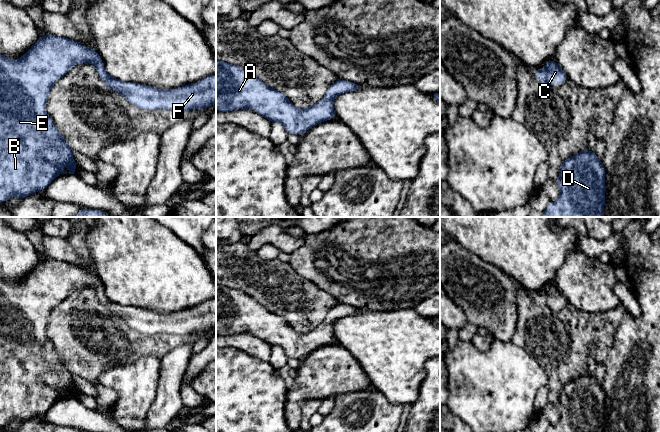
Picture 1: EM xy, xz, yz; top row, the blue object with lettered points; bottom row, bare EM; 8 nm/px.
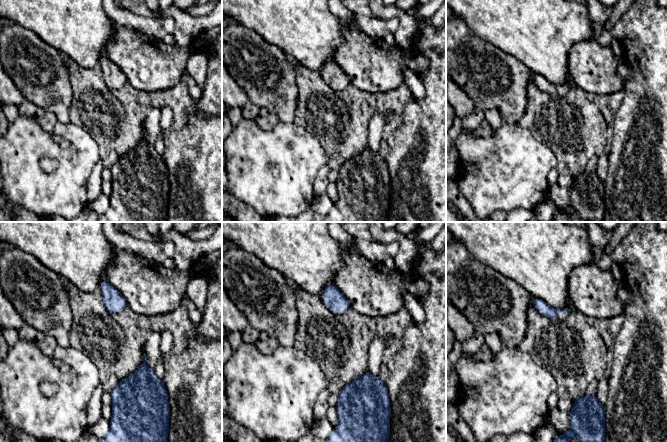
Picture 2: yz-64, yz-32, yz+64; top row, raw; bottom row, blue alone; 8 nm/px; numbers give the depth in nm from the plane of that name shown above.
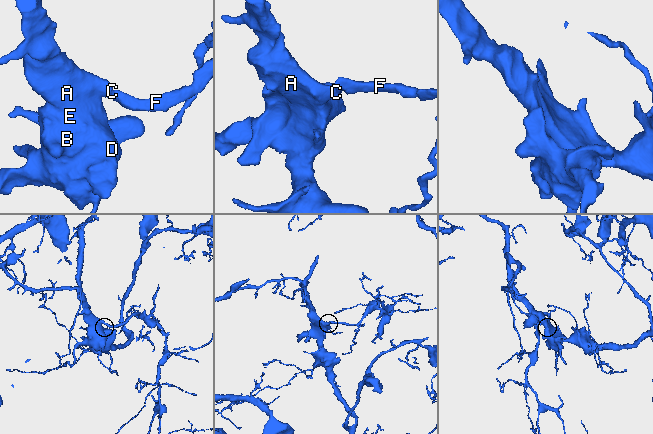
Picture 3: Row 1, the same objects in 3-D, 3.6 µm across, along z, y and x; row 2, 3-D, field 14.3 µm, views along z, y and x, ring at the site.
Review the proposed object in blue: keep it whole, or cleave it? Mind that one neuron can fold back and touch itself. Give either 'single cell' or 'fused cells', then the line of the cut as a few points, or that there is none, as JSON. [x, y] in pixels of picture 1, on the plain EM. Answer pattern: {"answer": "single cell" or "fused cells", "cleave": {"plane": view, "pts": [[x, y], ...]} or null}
{"answer": "single cell", "cleave": null}

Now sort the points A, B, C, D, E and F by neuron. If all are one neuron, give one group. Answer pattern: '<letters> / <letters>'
A B C D E F

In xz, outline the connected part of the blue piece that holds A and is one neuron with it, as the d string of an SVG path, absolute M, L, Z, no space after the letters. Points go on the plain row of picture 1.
M216 283L216 334L251 333L272 347L280 347L288 358L303 359L317 348L335 342L334 323L360 309L338 303L326 320L313 330L299 333L283 318L263 307L241 290Z

